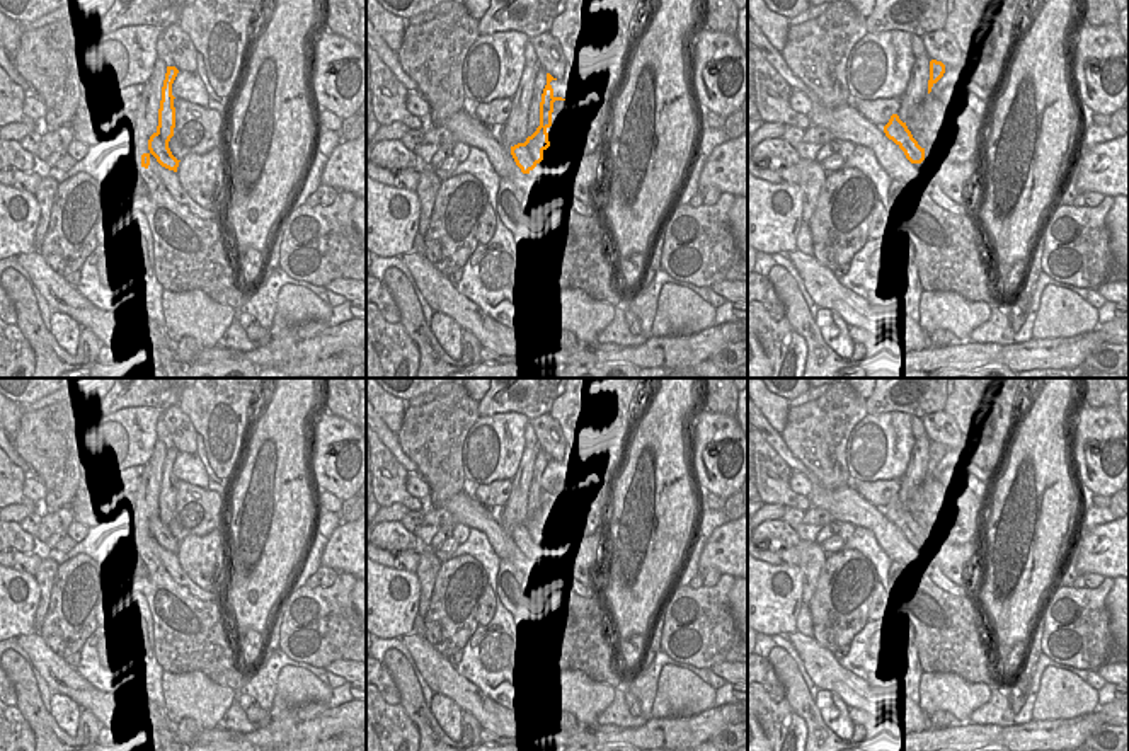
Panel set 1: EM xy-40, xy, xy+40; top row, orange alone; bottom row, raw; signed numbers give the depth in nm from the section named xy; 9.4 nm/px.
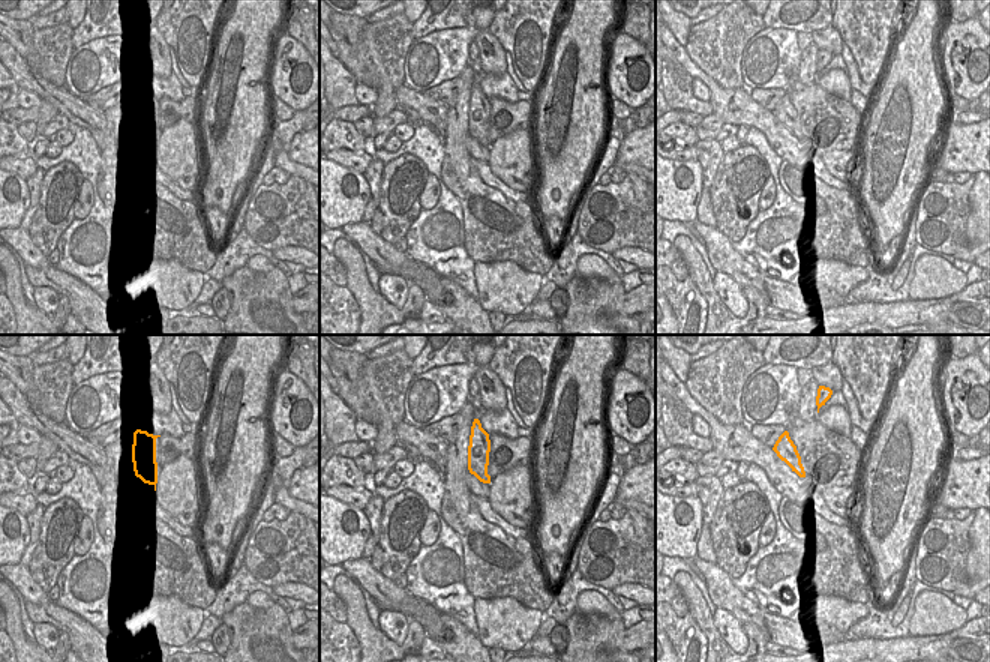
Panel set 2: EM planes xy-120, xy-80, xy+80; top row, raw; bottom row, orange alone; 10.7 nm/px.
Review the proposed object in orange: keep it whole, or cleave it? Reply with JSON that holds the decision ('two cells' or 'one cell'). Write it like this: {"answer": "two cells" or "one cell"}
{"answer": "two cells"}

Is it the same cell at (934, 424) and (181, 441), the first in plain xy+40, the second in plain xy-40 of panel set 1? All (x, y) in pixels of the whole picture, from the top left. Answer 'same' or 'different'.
same

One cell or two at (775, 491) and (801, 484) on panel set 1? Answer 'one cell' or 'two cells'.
two cells

